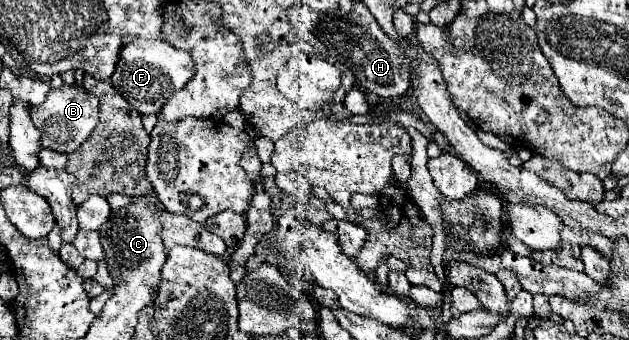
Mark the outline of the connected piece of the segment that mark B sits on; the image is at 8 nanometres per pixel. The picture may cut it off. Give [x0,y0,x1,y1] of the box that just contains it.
[30,85,98,153]

